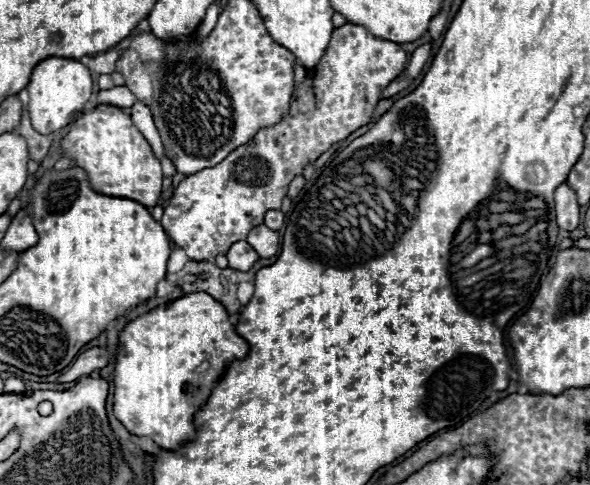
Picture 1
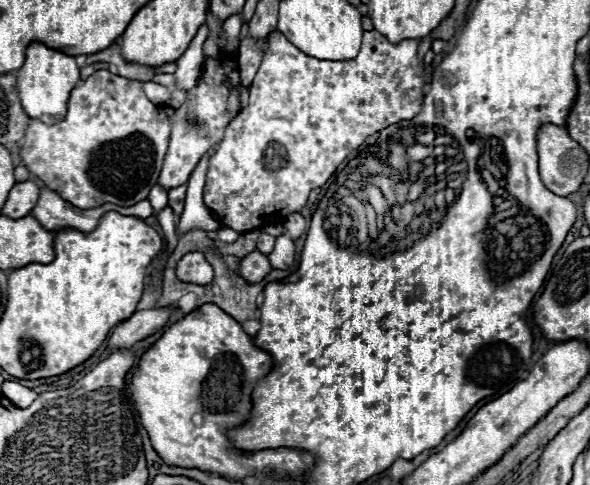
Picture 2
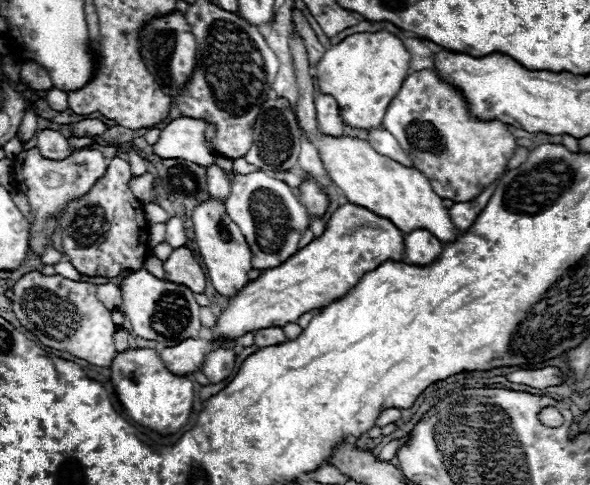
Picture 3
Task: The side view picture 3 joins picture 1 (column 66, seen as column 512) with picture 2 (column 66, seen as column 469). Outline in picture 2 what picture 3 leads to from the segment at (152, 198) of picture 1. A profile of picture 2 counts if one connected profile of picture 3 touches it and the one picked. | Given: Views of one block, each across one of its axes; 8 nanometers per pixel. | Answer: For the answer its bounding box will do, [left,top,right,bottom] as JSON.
[20,70,170,208]

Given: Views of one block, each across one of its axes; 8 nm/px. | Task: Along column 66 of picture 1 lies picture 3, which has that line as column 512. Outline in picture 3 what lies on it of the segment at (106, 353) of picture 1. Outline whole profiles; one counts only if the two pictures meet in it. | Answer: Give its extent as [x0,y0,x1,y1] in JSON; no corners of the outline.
[506,366,562,388]

